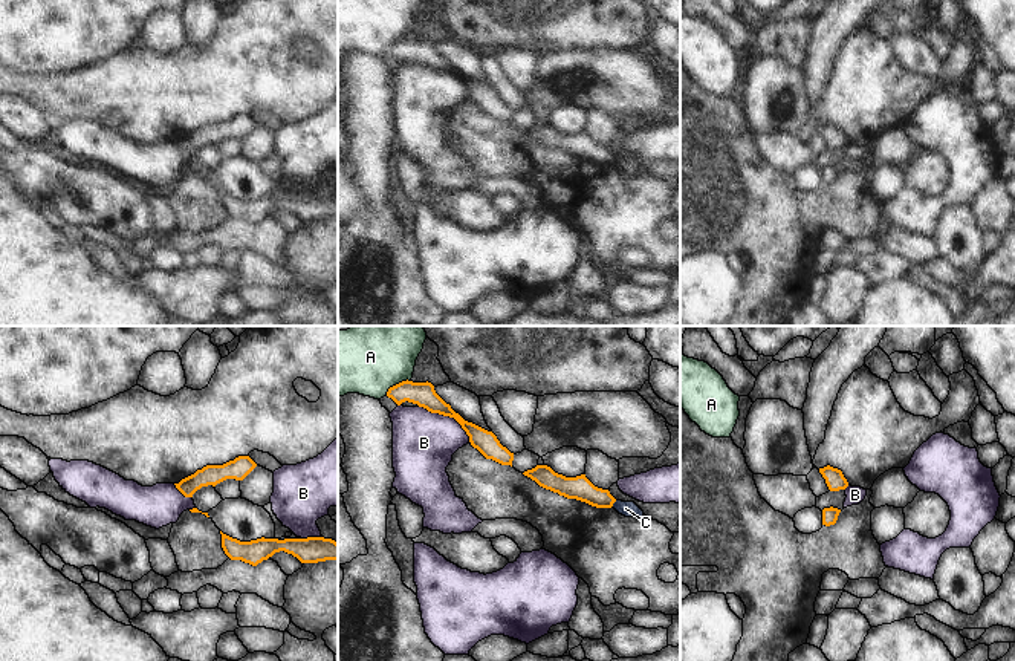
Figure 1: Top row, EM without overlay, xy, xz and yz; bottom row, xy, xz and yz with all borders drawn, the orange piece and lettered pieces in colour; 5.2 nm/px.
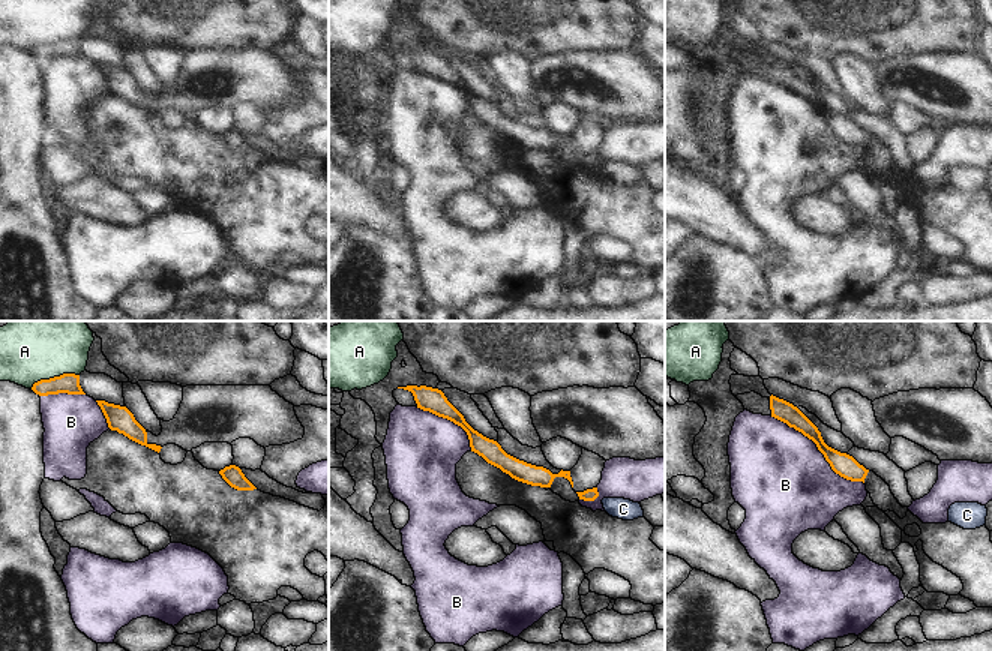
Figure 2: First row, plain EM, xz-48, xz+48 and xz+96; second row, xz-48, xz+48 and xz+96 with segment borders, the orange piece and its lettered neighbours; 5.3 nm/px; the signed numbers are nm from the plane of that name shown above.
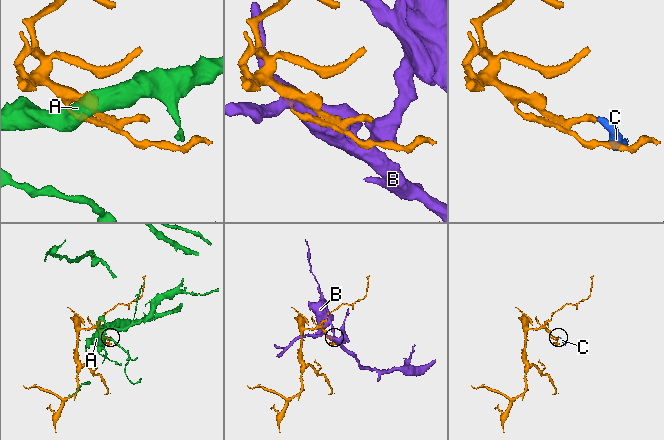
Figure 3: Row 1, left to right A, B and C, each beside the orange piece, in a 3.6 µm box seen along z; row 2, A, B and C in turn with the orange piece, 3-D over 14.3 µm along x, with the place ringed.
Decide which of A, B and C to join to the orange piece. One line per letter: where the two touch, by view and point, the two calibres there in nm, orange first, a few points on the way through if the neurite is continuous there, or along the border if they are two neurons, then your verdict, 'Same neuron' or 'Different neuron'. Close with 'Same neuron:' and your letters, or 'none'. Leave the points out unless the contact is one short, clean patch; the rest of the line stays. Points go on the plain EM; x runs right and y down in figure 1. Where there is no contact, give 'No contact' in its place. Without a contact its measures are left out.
A: Touches orange at xz (396, 42). Thickness 130 nm (orange) against 280 nm. Different neuron
B: Touches orange at xz (448, 72). Thickness 130 nm (orange) against 320 nm. Different neuron
C: Touches orange at xz (613, 159). Thickness 120 nm (orange) against 80 nm. Boundary: xz (616, 158), (612, 162). Different neuron
Same neuron: none.

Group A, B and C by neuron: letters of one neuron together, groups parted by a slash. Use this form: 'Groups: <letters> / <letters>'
Groups: A / B / C.

